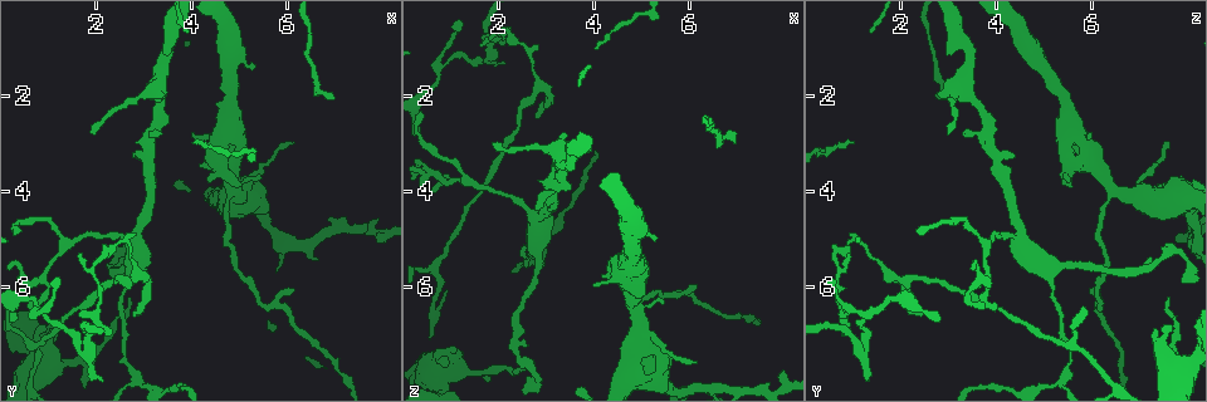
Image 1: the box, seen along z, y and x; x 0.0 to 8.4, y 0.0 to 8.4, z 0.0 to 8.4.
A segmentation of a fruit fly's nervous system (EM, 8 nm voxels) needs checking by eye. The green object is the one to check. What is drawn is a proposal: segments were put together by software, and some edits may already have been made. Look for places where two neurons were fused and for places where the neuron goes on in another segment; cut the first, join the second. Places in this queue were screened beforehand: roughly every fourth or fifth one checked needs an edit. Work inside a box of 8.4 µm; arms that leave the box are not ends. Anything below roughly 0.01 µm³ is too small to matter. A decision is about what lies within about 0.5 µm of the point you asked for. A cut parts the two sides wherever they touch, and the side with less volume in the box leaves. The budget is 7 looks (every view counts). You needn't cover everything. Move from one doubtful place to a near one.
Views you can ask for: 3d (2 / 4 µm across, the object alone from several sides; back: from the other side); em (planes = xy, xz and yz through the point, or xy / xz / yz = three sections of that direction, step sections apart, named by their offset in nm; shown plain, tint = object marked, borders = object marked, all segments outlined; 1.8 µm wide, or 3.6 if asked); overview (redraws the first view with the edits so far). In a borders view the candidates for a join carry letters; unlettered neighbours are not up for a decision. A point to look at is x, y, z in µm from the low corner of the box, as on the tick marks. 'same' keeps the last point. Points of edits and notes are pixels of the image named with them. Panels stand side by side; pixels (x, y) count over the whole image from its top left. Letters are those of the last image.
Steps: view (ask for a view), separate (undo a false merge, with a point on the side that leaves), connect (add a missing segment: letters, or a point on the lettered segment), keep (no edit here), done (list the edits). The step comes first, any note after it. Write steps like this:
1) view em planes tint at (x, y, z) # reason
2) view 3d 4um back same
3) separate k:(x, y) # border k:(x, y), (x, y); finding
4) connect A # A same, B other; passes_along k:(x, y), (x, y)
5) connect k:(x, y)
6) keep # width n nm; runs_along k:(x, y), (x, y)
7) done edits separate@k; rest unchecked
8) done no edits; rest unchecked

view em xy step 16 tint at (0.75, 6.55, 1.40) # branch point

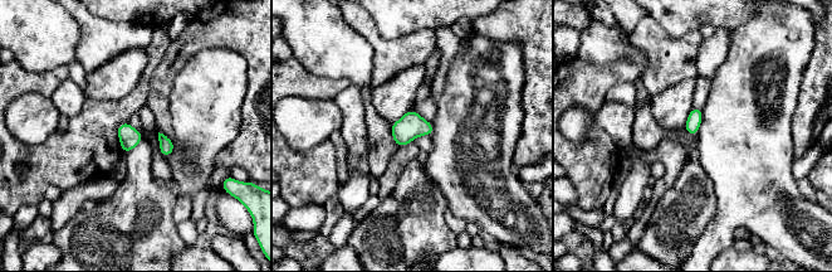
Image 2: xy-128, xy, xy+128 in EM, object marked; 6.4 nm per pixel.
view em planes borders same # cut it another way

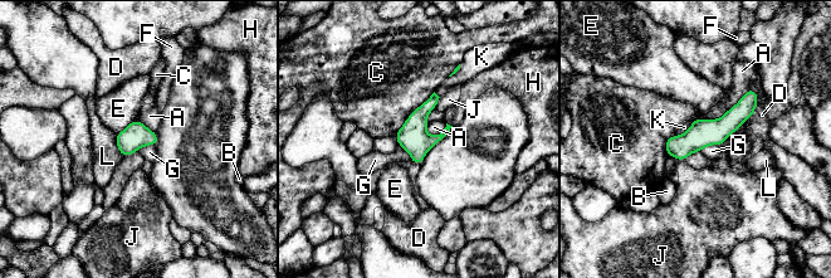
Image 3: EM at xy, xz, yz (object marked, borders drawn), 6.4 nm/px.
keep # A other, B other, C other, D other, E other, F other, G other, H other, J other, K other, L other; border 3:(720, 145), (705, 145), (699, 151); continuous, no second neuron

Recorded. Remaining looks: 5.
view 3d 2um at (1.10, 6.95, 7.30) # an open end

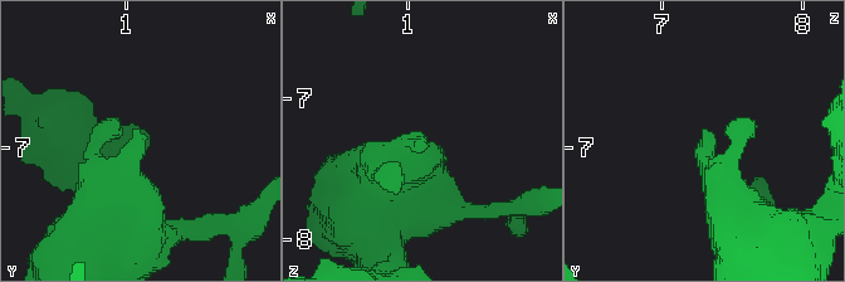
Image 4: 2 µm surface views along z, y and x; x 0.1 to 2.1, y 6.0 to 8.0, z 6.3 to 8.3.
view em yz step 16 tint at (1.08, 6.90, 7.34)

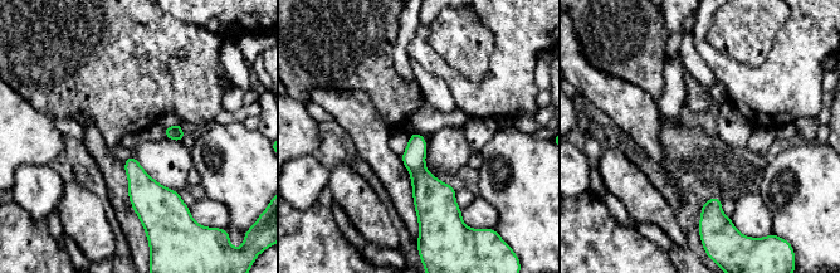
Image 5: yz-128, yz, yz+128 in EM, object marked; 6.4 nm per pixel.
view em planes borders same

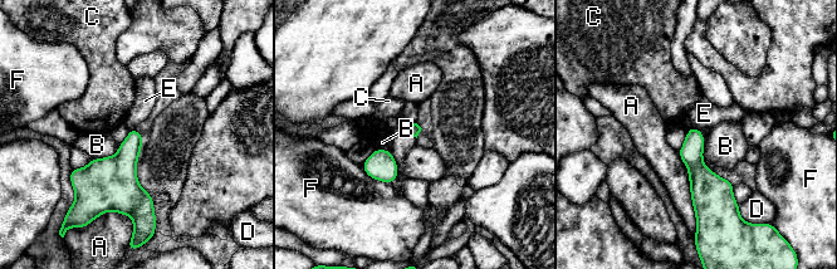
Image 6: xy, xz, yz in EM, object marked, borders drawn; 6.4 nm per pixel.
keep # A other, B other, C other, D other, E other, F other; no lettered segment goes on from it

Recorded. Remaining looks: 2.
view 3d 2um back at (4.85, 3.45, 6.05) # thick turns thin

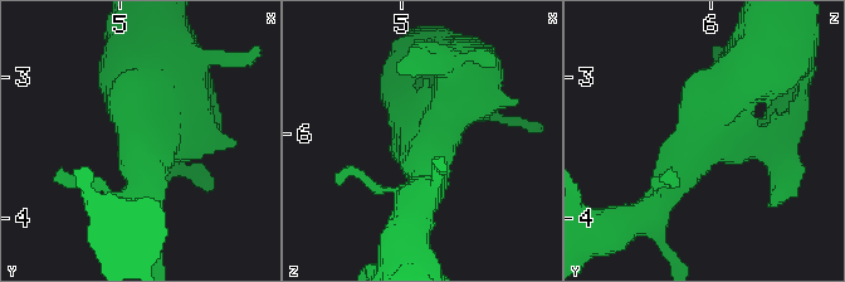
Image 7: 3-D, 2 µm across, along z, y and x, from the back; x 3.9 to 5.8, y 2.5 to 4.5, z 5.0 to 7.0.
view em planes borders at (4.82, 3.42, 6.06)

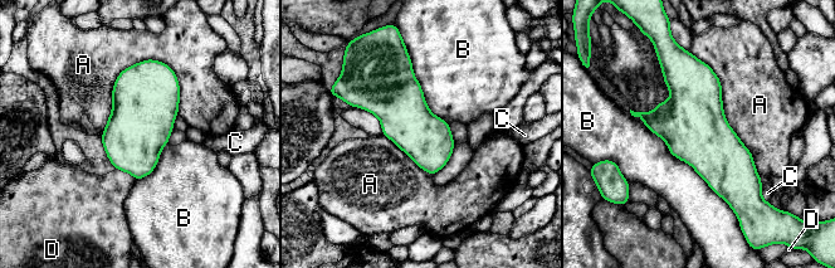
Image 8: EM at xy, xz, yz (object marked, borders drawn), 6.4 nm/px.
keep # A other, B other, C other, D other; one neuron here

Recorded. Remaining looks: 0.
done no edits; rest unchecked

